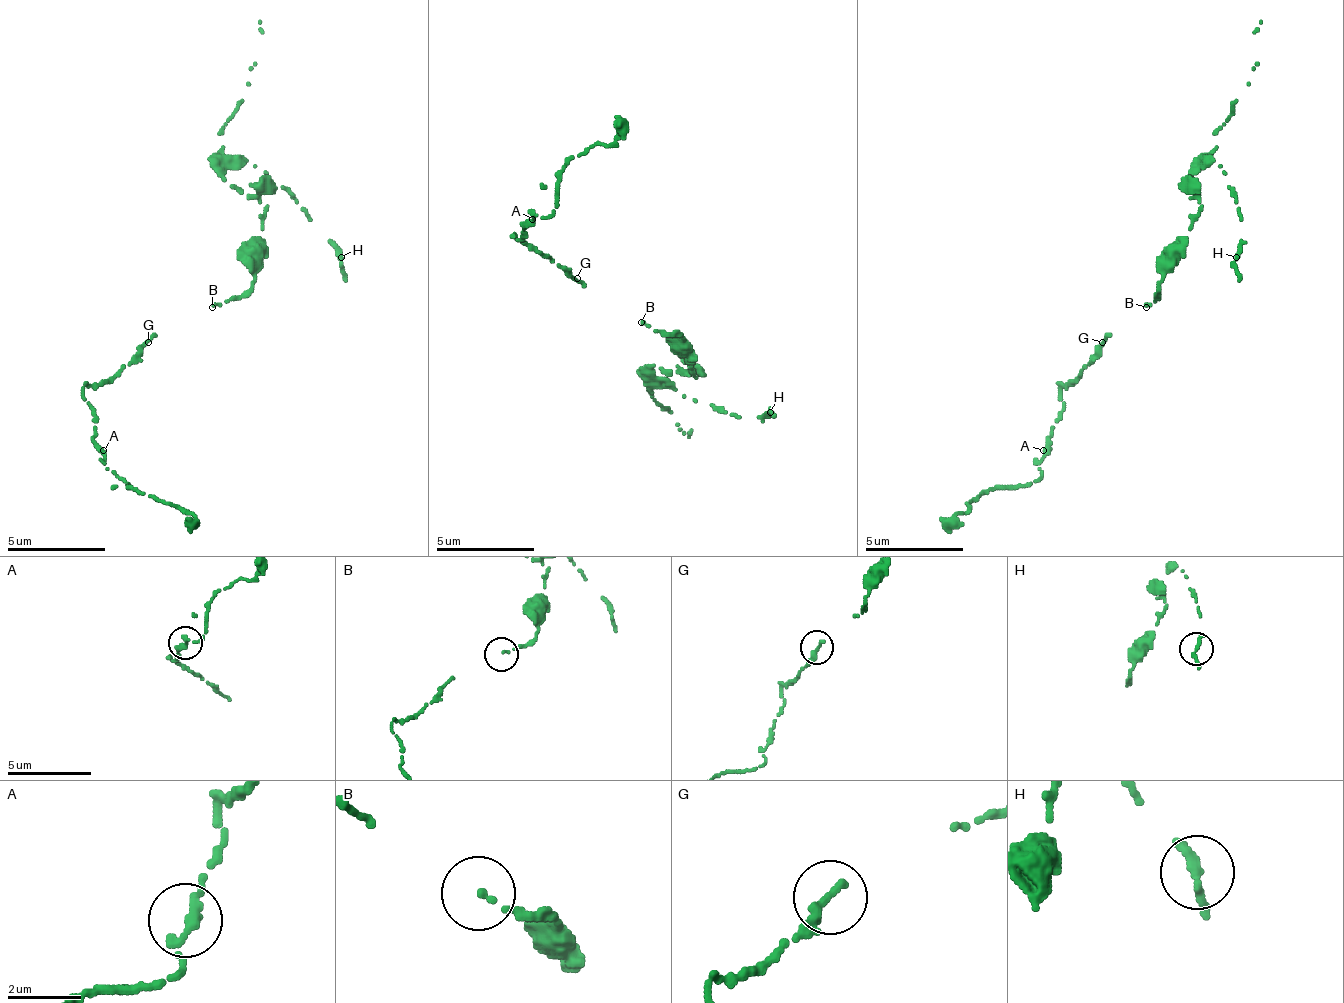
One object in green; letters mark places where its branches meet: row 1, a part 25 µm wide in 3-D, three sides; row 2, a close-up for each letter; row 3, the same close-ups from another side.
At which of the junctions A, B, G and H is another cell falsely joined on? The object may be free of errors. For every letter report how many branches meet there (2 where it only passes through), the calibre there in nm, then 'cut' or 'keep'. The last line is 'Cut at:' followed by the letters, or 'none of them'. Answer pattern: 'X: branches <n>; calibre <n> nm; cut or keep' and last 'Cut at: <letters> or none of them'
A: branches 1; calibre 360 nm; keep
B: branches 1; calibre 160 nm; keep
G: branches 1; calibre 340 nm; keep
H: branches 1; calibre 340 nm; keep
Cut at: none of them

